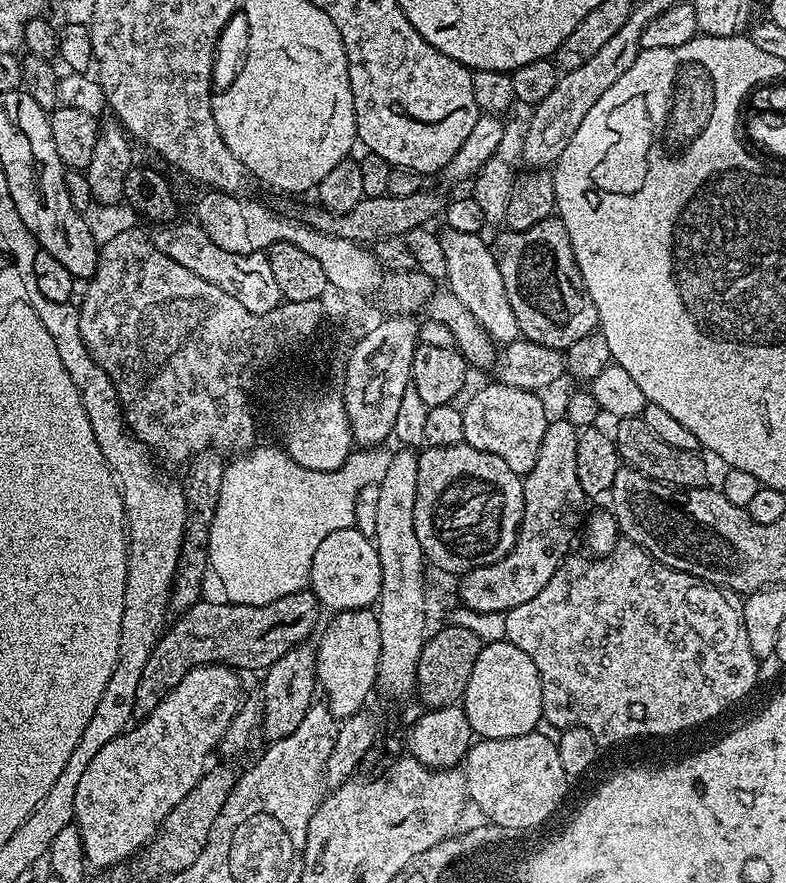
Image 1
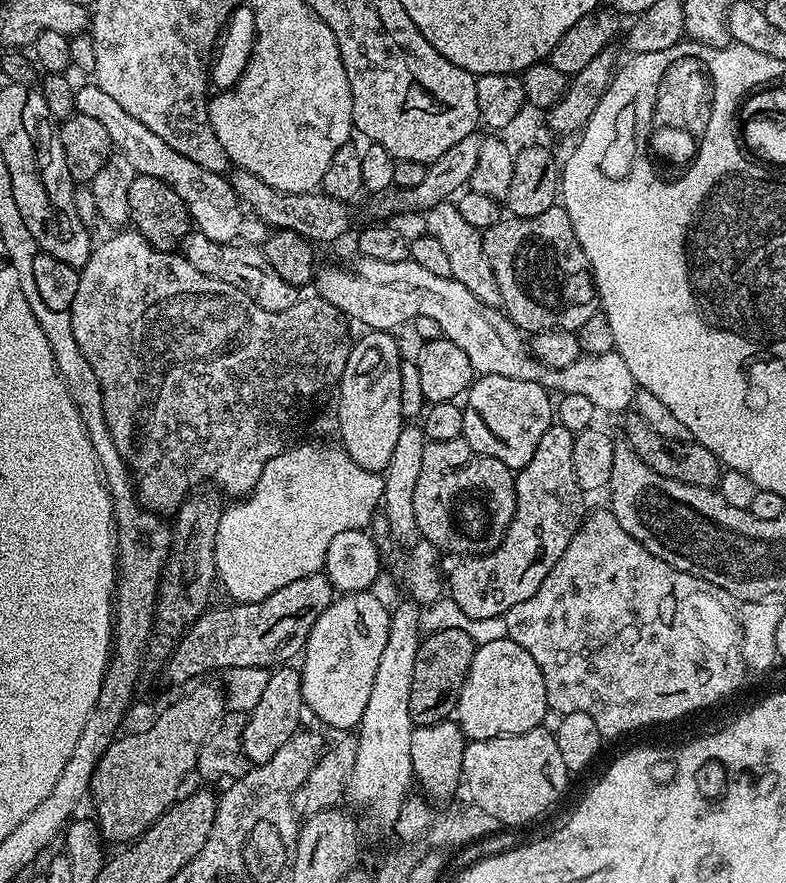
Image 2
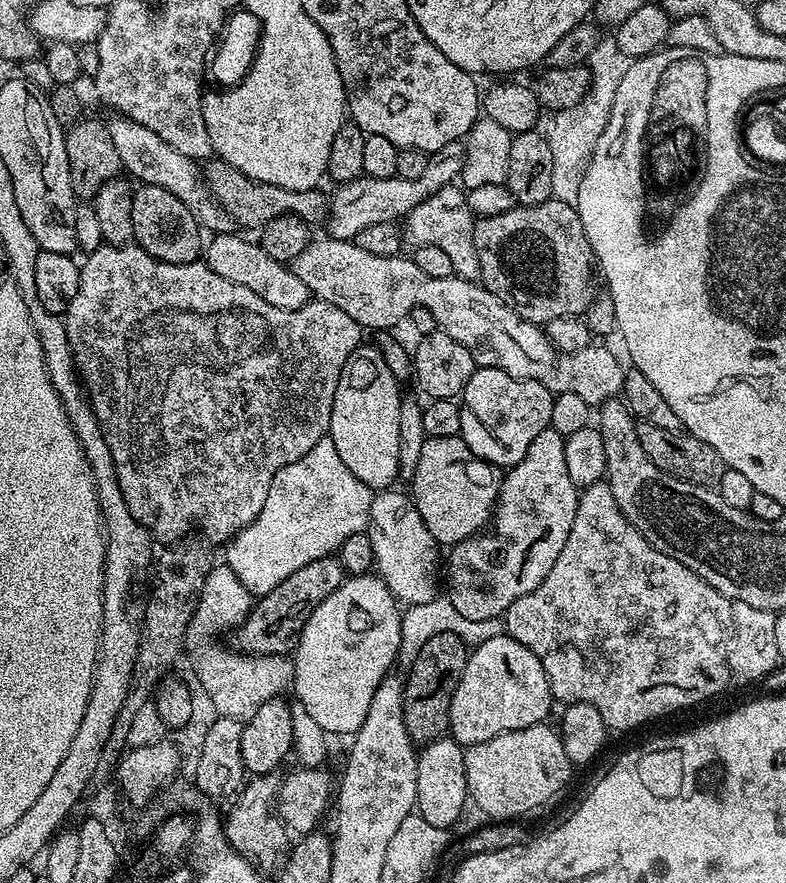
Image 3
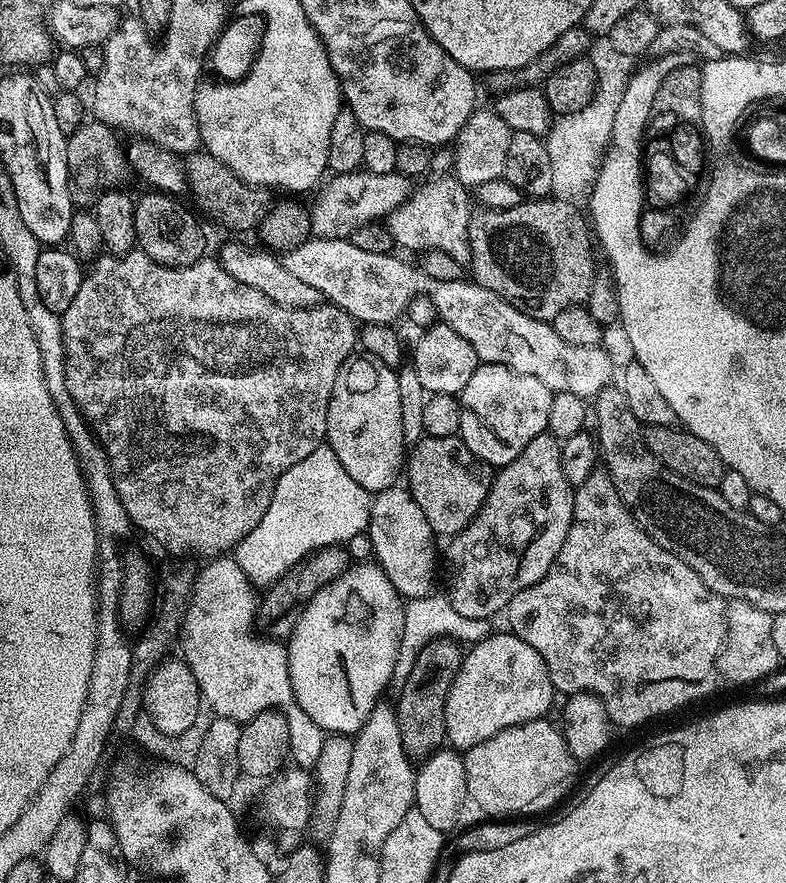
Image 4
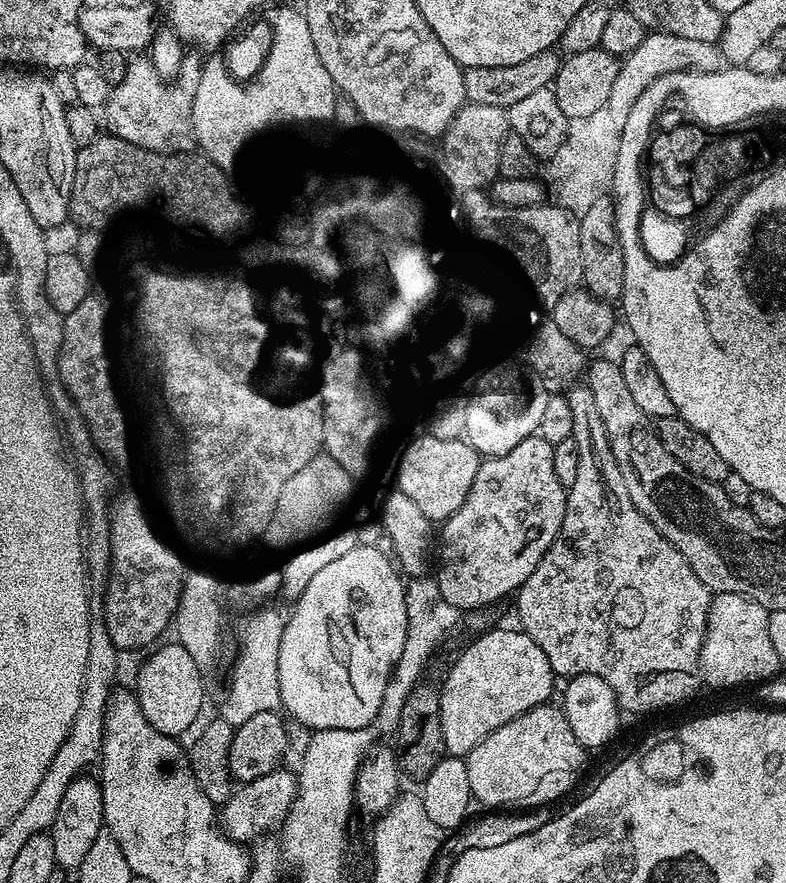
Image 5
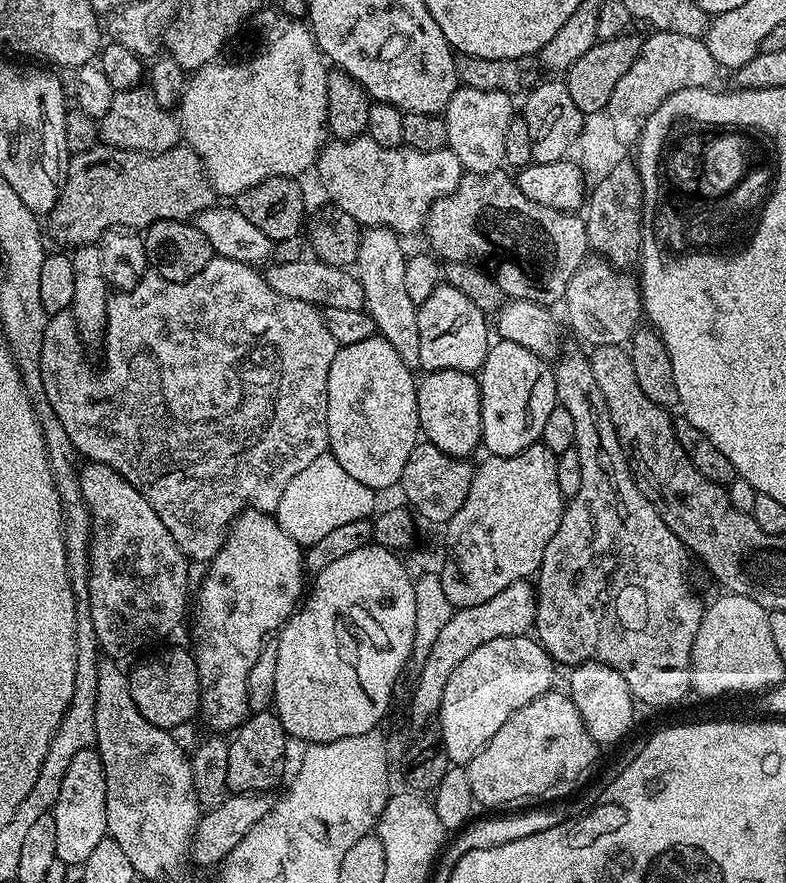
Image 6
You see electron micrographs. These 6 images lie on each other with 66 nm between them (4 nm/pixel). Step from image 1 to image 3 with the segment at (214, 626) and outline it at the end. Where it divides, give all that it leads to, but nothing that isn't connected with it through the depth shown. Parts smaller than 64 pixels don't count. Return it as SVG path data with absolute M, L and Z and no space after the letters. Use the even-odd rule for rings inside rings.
M329 555L318 558L302 566L299 570L295 570L294 574L290 574L285 581L282 581L269 593L261 595L259 599L252 605L248 616L240 626L235 629L236 635L235 647L243 653L251 653L253 656L266 656L288 654L293 651L294 645L299 637L301 625L298 623L303 621L315 608L328 598L346 578L346 573L339 559L335 555Z

